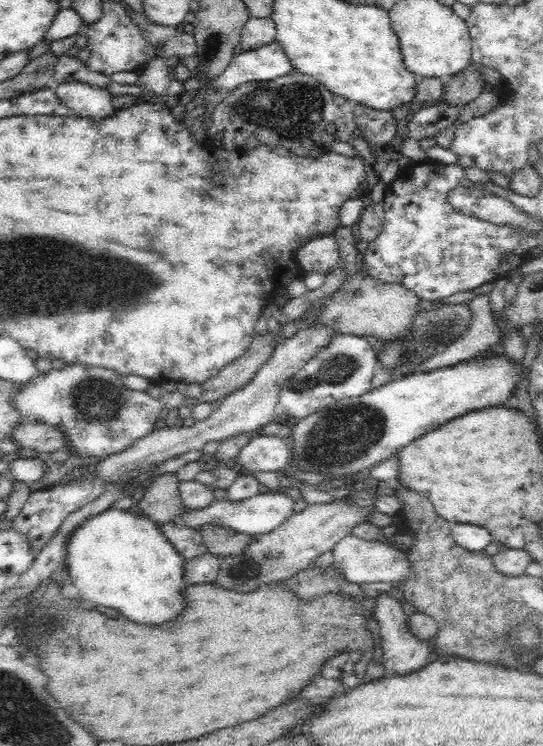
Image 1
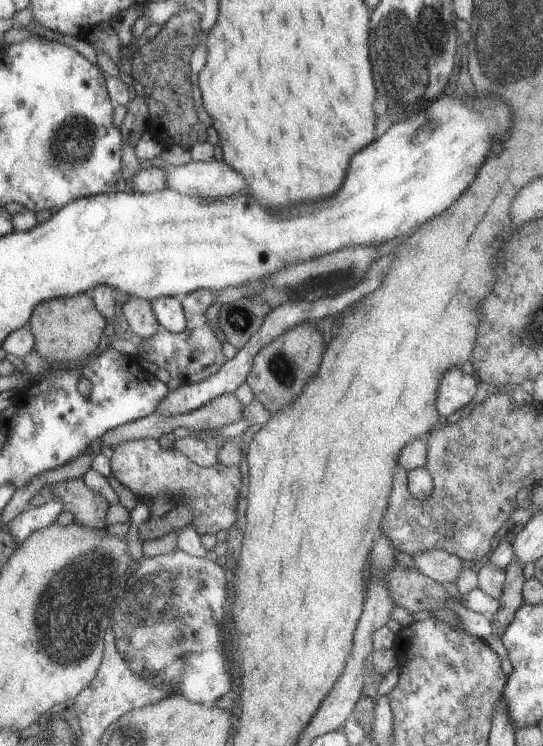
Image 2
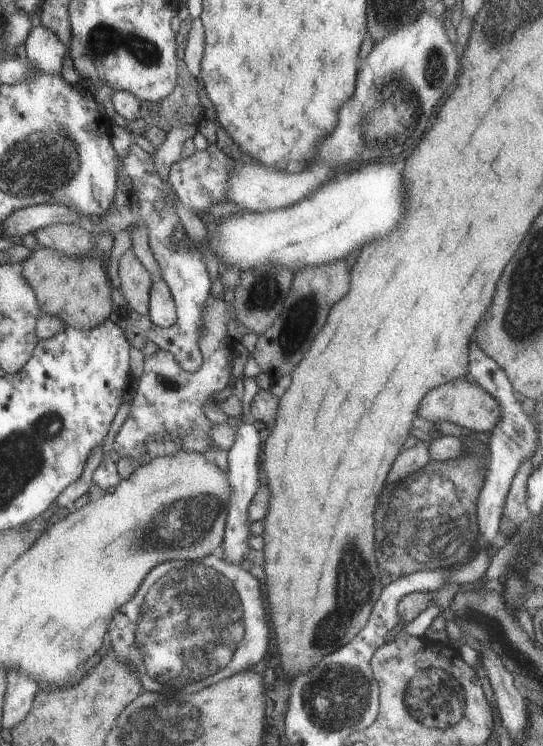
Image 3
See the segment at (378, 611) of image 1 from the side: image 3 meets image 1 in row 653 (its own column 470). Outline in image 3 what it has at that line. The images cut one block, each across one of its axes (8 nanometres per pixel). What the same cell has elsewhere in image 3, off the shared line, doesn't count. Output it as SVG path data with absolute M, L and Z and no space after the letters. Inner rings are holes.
M465 378L453 379L441 386L429 390L417 408L416 416L423 420L436 423L437 421L451 422L463 428L485 432L491 430L501 416L501 410L497 406L497 400L477 383L469 383Z

